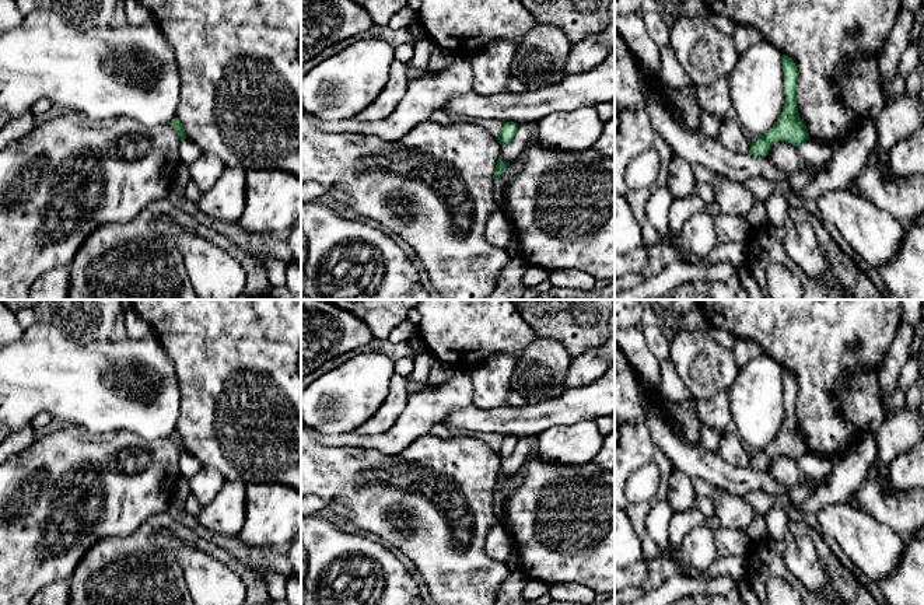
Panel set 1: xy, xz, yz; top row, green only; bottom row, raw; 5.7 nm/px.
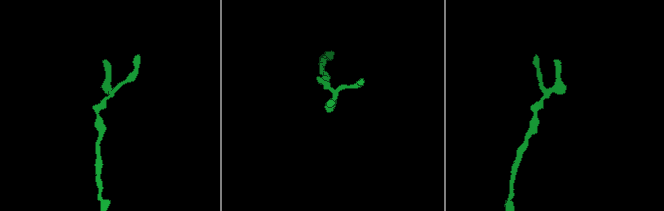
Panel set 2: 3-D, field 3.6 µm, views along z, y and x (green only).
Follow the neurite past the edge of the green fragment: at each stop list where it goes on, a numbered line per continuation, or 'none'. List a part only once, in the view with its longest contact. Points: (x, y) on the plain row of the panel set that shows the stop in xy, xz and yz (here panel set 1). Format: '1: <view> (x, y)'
none

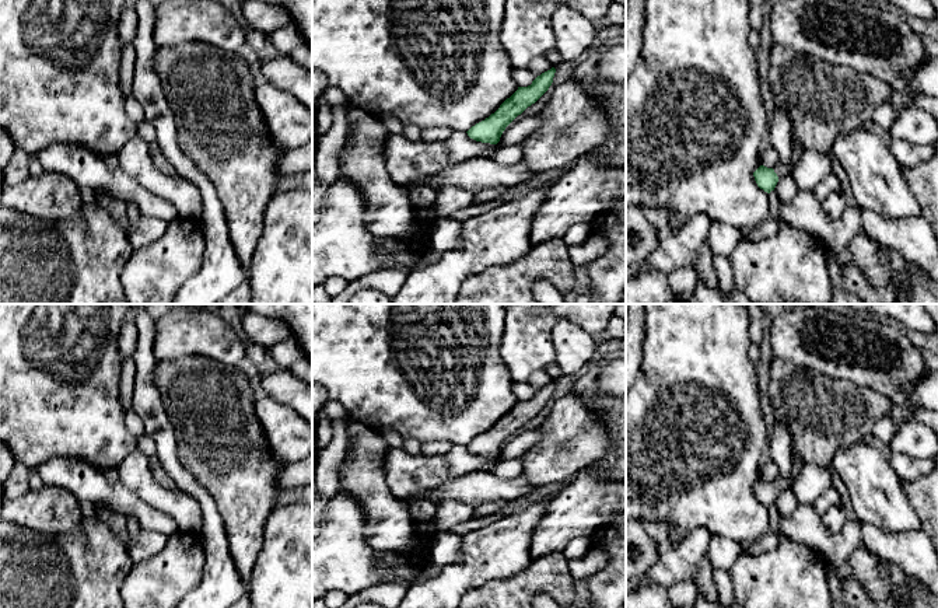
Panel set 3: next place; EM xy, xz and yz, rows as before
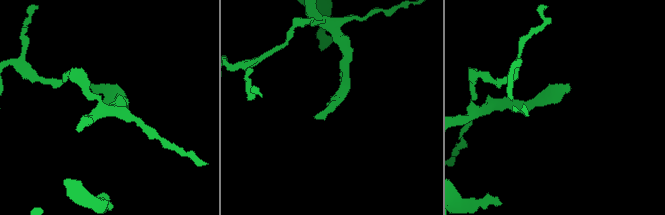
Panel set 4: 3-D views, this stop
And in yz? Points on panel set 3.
1: yz (780, 482)

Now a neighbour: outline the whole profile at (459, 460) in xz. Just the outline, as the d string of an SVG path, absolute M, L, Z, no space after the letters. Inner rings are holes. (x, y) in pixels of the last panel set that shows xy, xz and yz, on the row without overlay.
M455 444L442 458L452 478L461 478L465 474L476 471L491 472L496 462L500 461L500 457L487 460L486 457L470 452L466 445Z

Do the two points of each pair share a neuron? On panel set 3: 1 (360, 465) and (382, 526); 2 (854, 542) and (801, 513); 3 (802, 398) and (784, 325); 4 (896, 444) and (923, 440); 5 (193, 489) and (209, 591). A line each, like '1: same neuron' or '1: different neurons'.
1: same neuron
2: same neuron
3: different neurons
4: same neuron
5: same neuron

